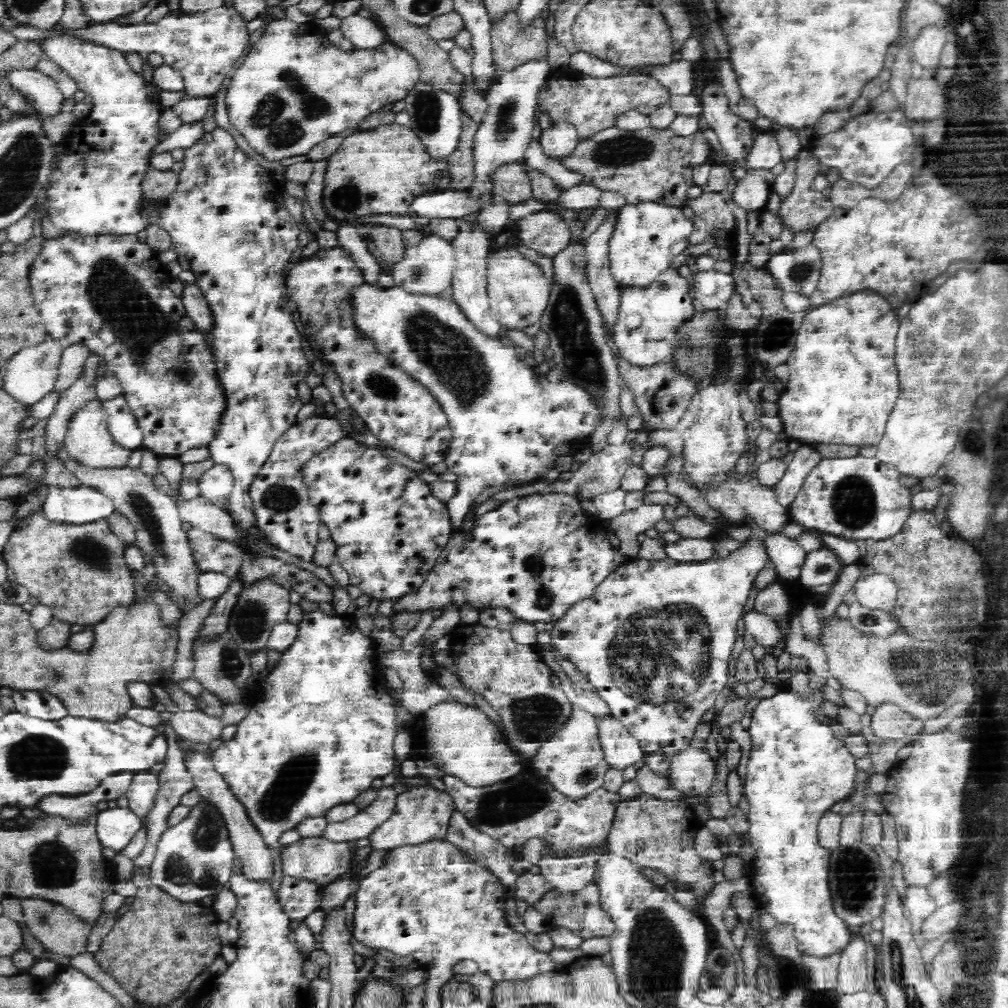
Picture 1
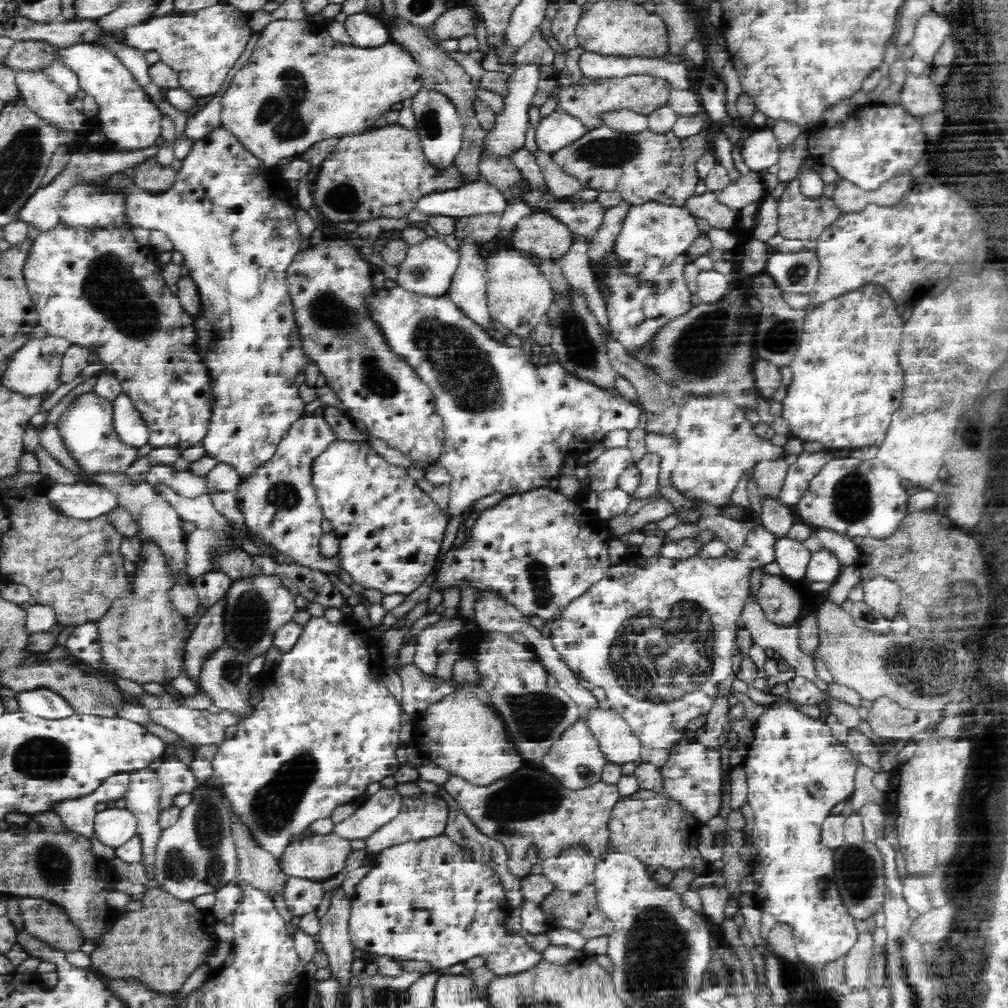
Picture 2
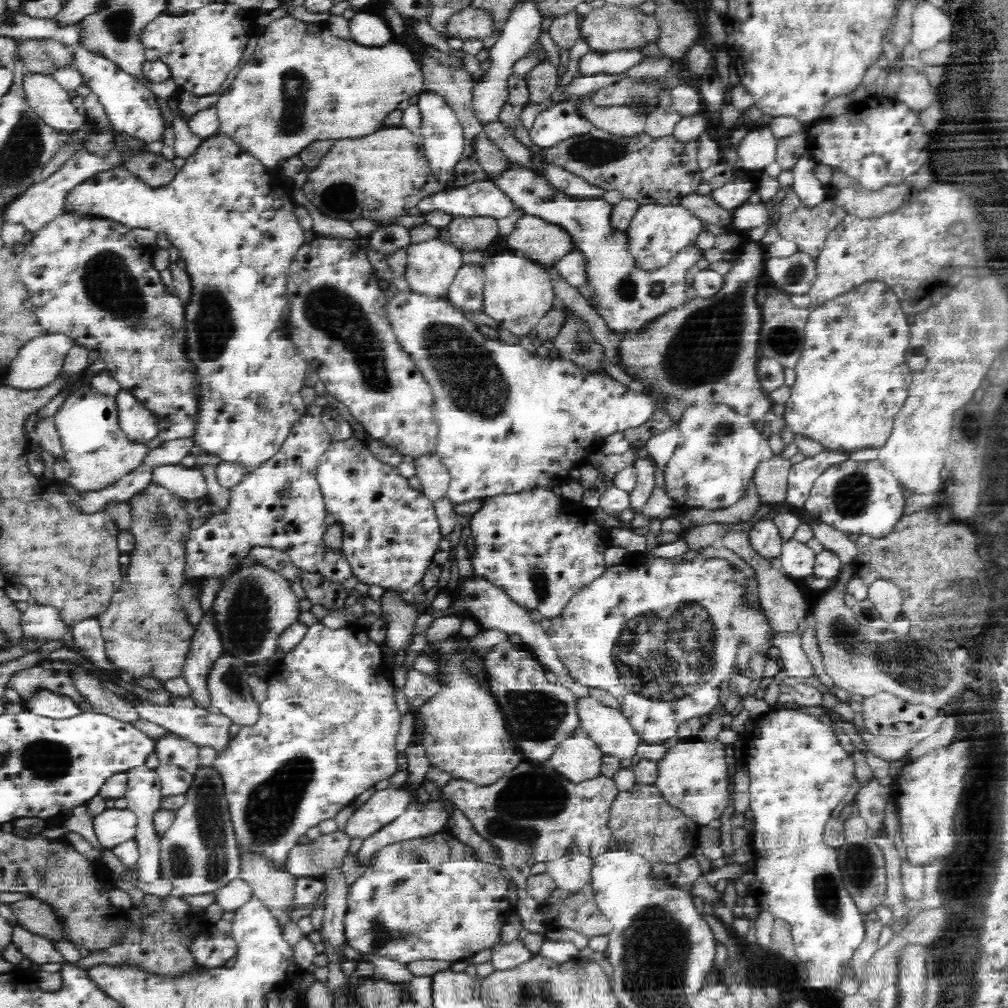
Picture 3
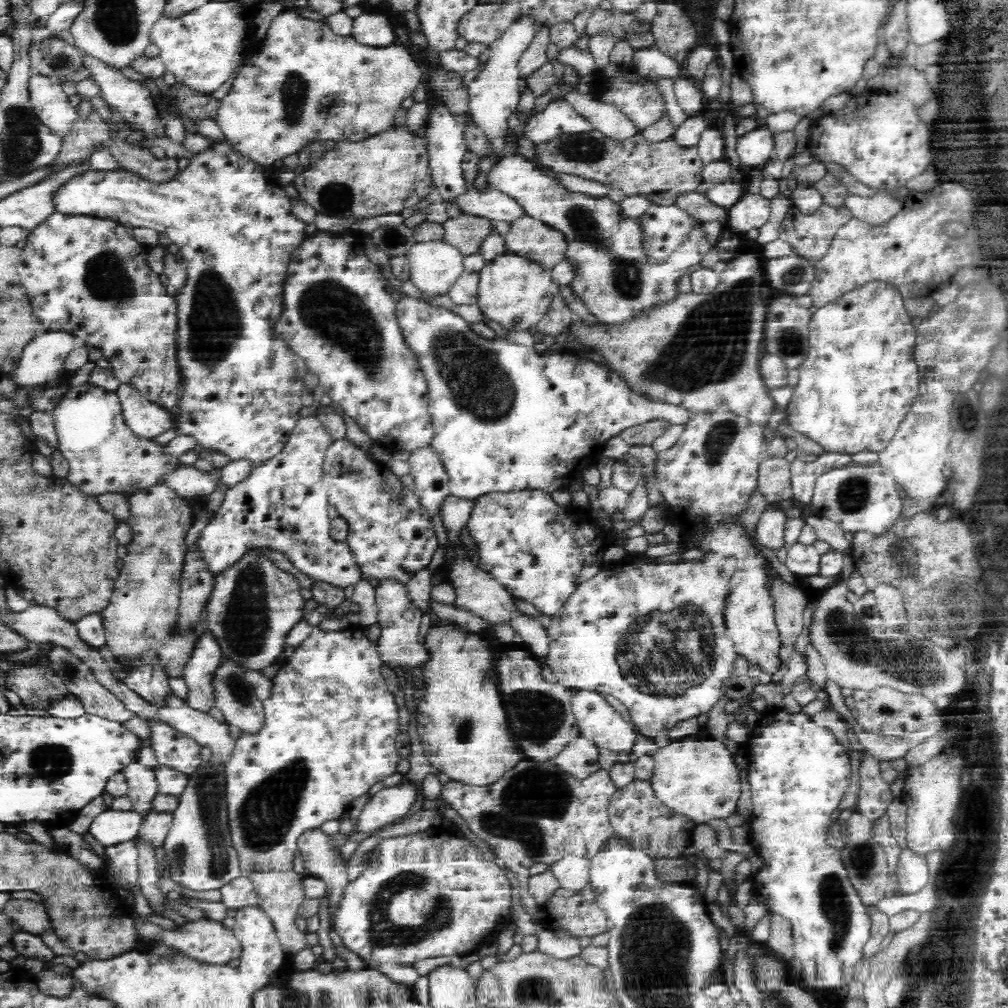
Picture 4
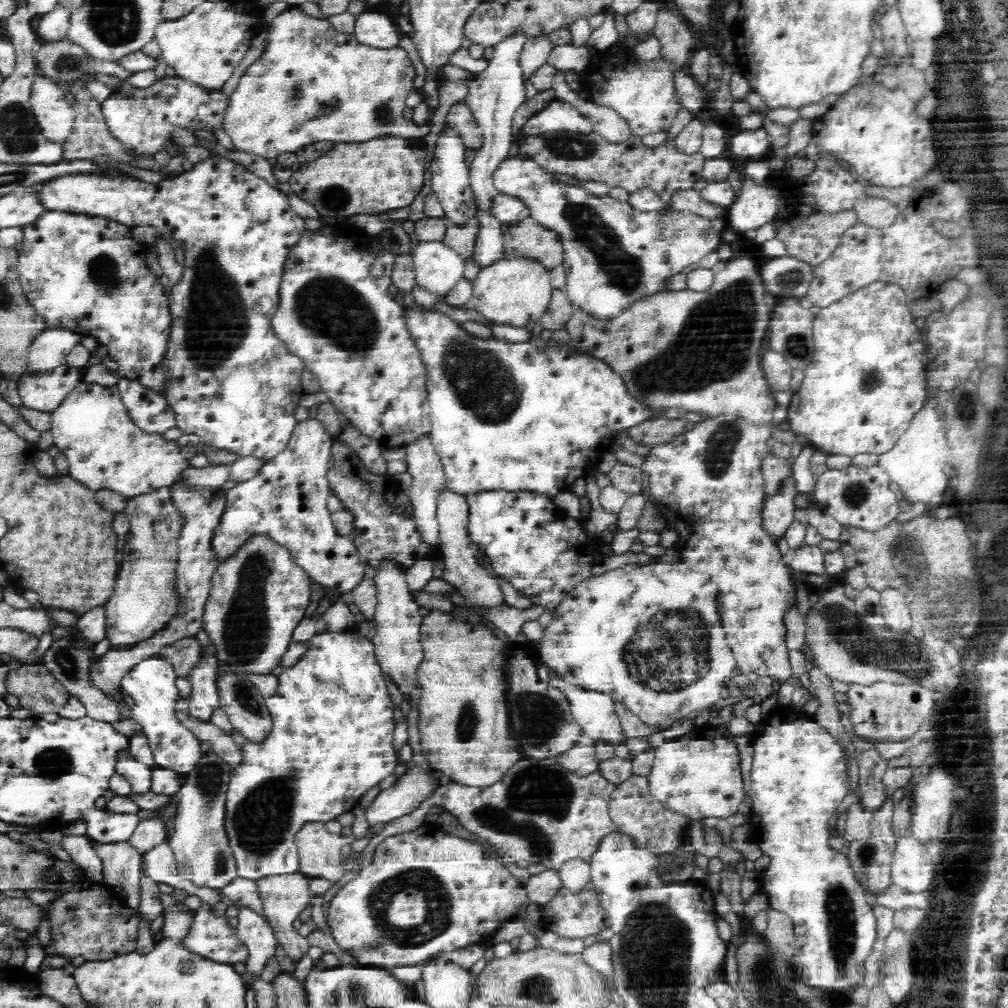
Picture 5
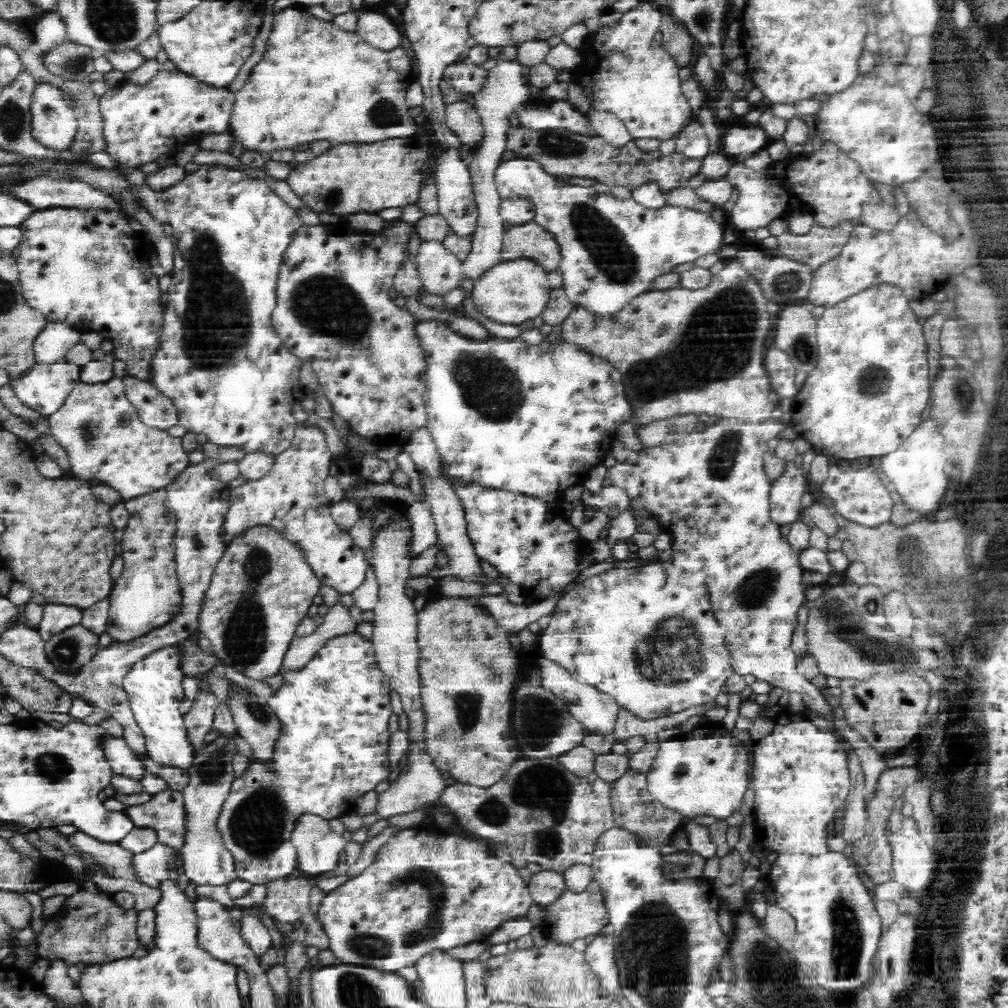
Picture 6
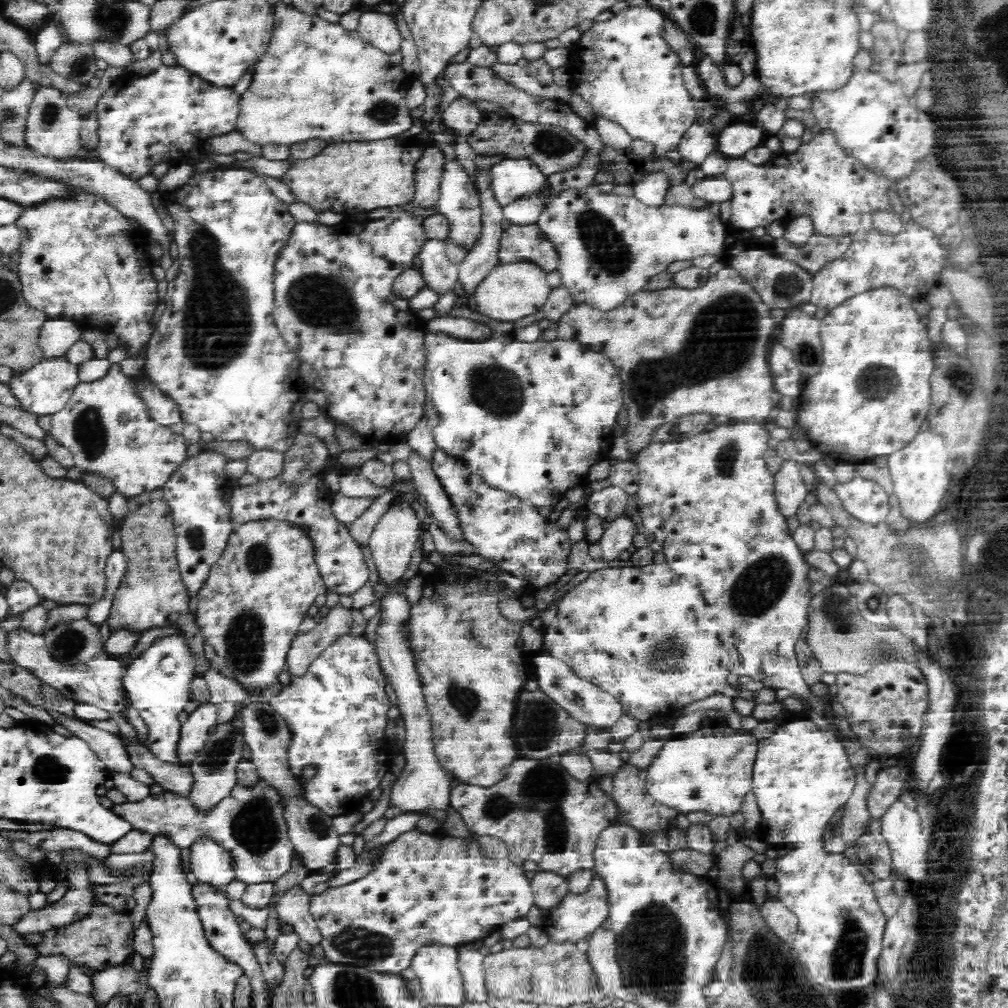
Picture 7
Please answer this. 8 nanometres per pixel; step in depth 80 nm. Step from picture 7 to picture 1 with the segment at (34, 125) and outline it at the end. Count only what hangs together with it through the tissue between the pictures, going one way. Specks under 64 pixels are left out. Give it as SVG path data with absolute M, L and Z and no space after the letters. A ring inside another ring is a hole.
M18 68L3 74L9 85L17 90L39 115L56 114L65 101L54 80L37 70Z

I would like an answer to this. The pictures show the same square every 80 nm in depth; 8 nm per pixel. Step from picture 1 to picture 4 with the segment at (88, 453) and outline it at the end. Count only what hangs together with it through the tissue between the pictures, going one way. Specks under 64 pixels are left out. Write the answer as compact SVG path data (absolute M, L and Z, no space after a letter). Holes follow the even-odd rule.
M85 383L71 388L52 411L55 428L58 435L58 450L69 462L69 474L67 480L74 489L93 495L94 497L106 493L140 492L144 488L162 483L161 476L170 469L180 466L179 462L161 455L163 446L158 446L153 439L144 440L136 438L128 427L124 425L124 417L120 408L117 393L106 393L92 384Z

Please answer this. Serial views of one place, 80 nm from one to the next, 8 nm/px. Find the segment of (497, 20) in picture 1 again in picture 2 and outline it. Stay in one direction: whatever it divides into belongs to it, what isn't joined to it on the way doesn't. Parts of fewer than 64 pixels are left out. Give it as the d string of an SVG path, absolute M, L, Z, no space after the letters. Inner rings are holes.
M534 30L532 36L512 50L511 54L503 54L504 48L507 46L506 37L504 36L506 36L506 32L493 43L497 59L501 60L503 64L510 64L510 66L520 66L526 63L552 64L555 52L548 45L548 41L544 40L542 30Z

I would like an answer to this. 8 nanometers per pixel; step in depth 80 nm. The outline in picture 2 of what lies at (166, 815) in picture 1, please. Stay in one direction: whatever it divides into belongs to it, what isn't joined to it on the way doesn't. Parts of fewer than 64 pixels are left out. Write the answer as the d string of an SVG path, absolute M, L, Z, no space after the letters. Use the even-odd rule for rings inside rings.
M167 753L161 765L155 770L161 784L159 796L159 812L168 810L174 806L174 798L178 794L192 793L197 786L195 776L186 763L176 753Z

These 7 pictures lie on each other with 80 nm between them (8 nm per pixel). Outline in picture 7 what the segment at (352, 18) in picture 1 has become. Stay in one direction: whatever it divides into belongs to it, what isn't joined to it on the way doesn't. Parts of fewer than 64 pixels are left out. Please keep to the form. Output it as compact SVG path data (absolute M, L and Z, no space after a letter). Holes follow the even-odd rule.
M362 12L356 31L366 42L386 54L400 51L400 30L393 15Z

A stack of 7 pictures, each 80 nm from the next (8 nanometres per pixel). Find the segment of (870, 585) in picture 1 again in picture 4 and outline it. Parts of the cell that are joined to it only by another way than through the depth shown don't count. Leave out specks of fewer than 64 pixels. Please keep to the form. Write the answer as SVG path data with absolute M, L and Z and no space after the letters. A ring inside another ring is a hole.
M878 583L871 593L875 596L879 613L886 626L900 626L906 622L906 612L902 604L903 595L895 586Z

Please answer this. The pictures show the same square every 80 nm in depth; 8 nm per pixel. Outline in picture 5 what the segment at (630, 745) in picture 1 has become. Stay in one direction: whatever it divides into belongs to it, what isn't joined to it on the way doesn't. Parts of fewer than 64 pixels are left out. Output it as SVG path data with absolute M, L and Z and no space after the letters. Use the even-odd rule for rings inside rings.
M551 671L548 683L566 693L572 716L581 726L584 741L614 747L626 744L628 738L622 730L611 696L565 684Z

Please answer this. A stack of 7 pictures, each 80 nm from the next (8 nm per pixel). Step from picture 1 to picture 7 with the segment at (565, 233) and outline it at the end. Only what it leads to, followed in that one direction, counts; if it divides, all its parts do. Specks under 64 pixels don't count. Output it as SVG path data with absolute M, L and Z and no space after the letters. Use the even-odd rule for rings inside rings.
M537 223L510 225L500 240L499 263L530 261L545 273L557 270L558 251Z

